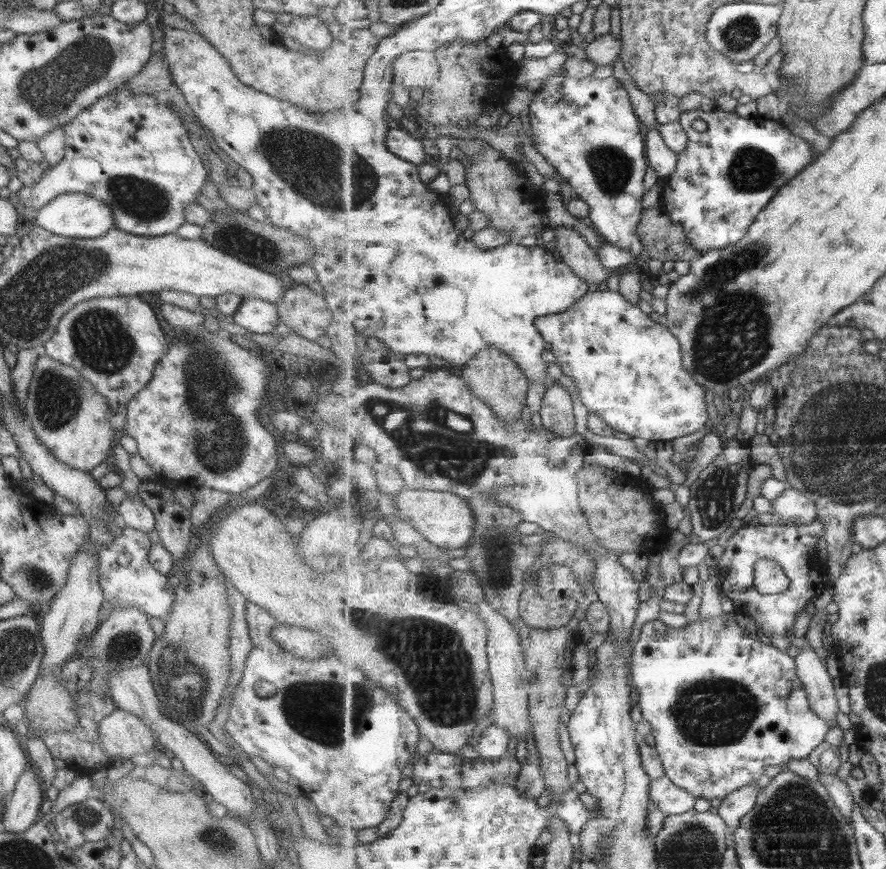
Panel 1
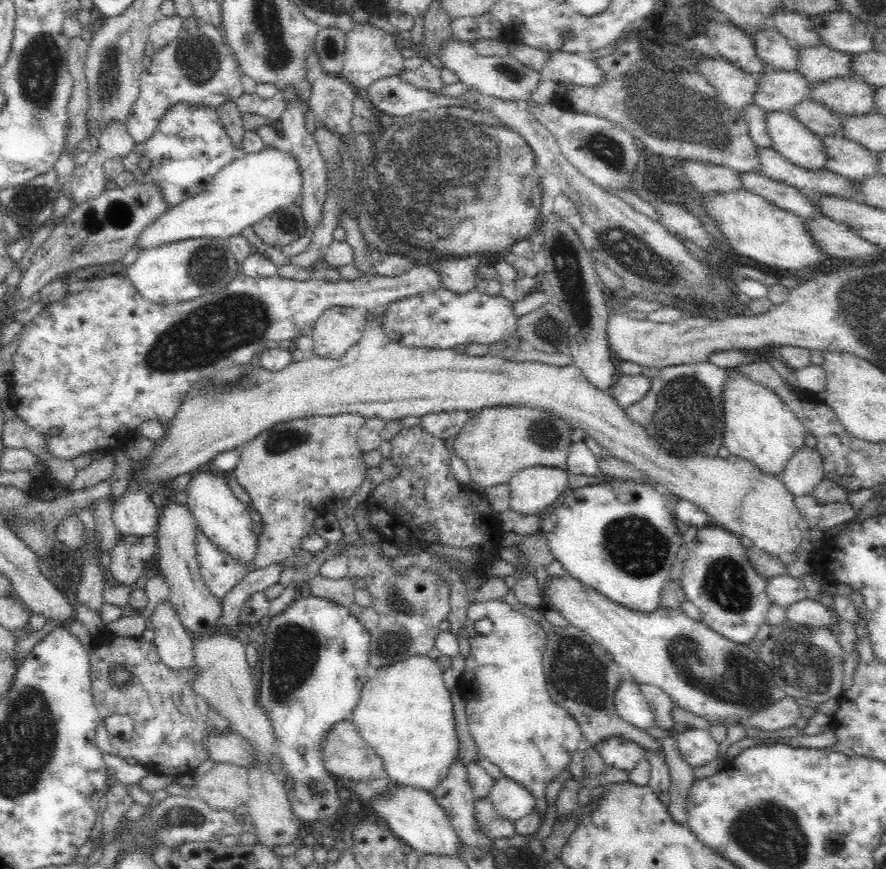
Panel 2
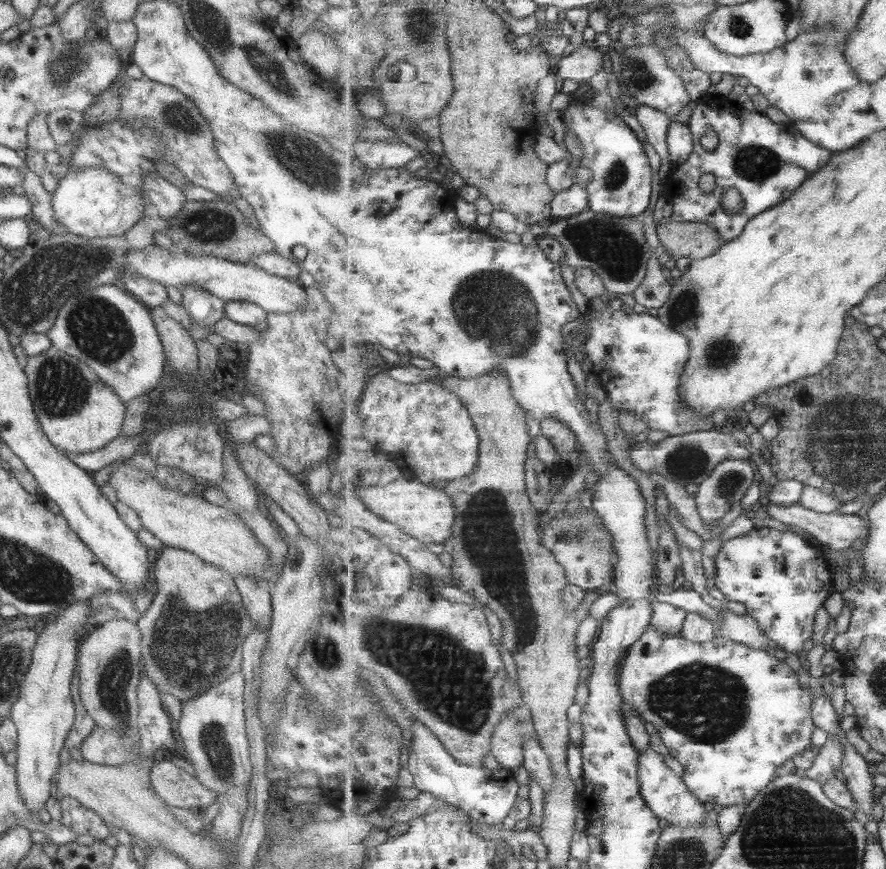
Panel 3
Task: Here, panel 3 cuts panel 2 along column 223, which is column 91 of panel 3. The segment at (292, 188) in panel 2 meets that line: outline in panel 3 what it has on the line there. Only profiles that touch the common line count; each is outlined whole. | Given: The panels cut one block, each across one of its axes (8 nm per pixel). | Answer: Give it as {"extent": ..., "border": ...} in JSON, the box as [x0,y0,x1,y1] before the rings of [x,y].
{"extent":[51,167,147,239],"border":[[[97,167],[68,171],[58,179],[51,197],[55,222],[59,222],[71,234],[86,239],[124,235],[141,218],[147,203],[142,192],[129,188],[111,172]]]}

